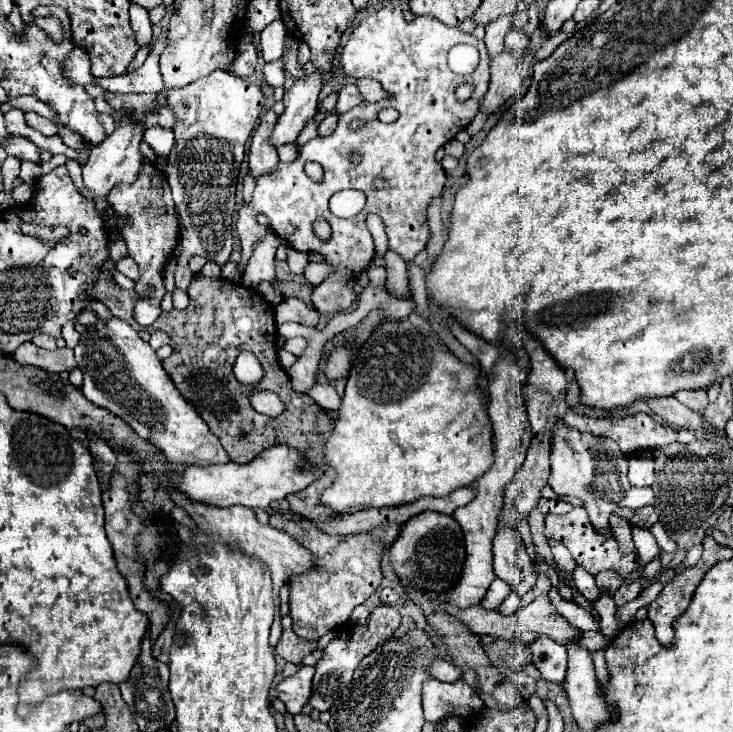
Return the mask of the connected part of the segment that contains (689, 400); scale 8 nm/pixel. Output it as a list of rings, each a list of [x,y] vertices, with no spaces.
[[[694,389],[694,391],[680,391],[676,393],[676,399],[690,407],[692,411],[702,411],[708,405],[708,395],[704,389]]]

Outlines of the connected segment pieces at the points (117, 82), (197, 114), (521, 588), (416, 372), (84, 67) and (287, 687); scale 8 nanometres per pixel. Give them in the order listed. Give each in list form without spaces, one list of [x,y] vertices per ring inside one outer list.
[[[164,35],[154,43],[152,51],[148,53],[148,59],[142,67],[112,77],[112,79],[100,79],[98,85],[106,87],[112,93],[156,93],[162,89],[162,79],[158,73],[158,55],[164,47]]]
[[[212,71],[186,87],[168,91],[168,107],[176,117],[176,143],[164,175],[172,187],[180,223],[182,251],[176,265],[176,287],[180,289],[186,289],[192,279],[192,271],[188,269],[192,255],[216,255],[220,267],[230,261],[236,177],[244,159],[244,145],[262,105],[264,95],[260,87],[228,71]]]
[[[510,525],[498,527],[492,541],[492,551],[494,573],[502,581],[506,581],[512,587],[512,591],[516,591],[520,597],[526,591],[530,591],[536,581],[536,573],[532,571],[532,561],[526,553],[520,531]]]
[[[408,319],[406,321],[386,321],[386,323],[382,323],[370,335],[370,339],[360,347],[360,351],[354,359],[350,377],[348,377],[348,383],[346,383],[346,391],[344,391],[344,397],[342,397],[342,405],[336,411],[338,417],[334,421],[334,429],[322,445],[322,455],[326,457],[326,463],[336,471],[334,485],[328,487],[322,493],[322,505],[330,507],[334,513],[350,513],[350,511],[368,509],[368,507],[398,507],[398,505],[412,503],[420,497],[446,497],[454,489],[468,487],[472,481],[476,481],[492,465],[492,425],[490,425],[488,413],[482,405],[484,395],[478,389],[476,377],[478,377],[476,367],[460,363],[458,357],[454,357],[450,351],[446,351],[434,337],[422,335],[414,325],[410,325]]]
[[[76,47],[76,49],[70,53],[70,57],[68,57],[68,61],[66,61],[64,77],[68,77],[68,79],[74,81],[74,83],[80,83],[80,85],[96,83],[98,77],[92,77],[92,63],[90,63],[88,53],[84,53],[84,49]]]
[[[300,665],[300,669],[292,677],[282,679],[274,687],[276,689],[276,697],[286,705],[288,713],[296,715],[308,703],[310,689],[312,689],[312,675],[314,675],[314,667]]]

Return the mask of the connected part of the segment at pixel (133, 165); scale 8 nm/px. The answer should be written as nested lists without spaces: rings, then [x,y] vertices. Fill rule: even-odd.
[[[104,97],[94,99],[96,109],[100,113],[112,115],[116,119],[116,129],[112,135],[108,135],[98,147],[90,149],[90,157],[88,161],[82,165],[82,181],[84,181],[84,193],[80,193],[84,199],[88,201],[96,201],[96,199],[104,199],[110,189],[118,183],[132,183],[138,177],[138,169],[140,169],[140,161],[142,161],[142,153],[140,153],[140,141],[142,141],[142,133],[144,127],[140,127],[140,121],[132,121],[126,113],[116,113],[116,109],[112,109],[108,105],[108,101],[104,101]]]

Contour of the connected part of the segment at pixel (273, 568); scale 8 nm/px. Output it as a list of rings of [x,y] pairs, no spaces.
[[[168,483],[168,489],[172,491],[174,503],[180,505],[180,507],[184,507],[188,511],[188,515],[200,525],[202,531],[206,531],[206,533],[210,533],[214,537],[220,537],[222,541],[228,541],[230,545],[240,545],[240,549],[244,553],[250,553],[250,555],[262,559],[268,565],[268,569],[272,573],[272,581],[274,581],[274,603],[276,603],[276,613],[271,626],[269,643],[273,648],[276,647],[282,634],[282,617],[279,612],[279,591],[282,587],[282,577],[294,575],[294,573],[306,573],[306,571],[314,569],[316,567],[316,557],[312,557],[312,553],[308,549],[304,549],[296,539],[292,539],[286,531],[280,531],[280,529],[276,529],[272,525],[262,525],[256,519],[254,511],[248,509],[248,507],[242,507],[242,505],[232,505],[232,507],[226,507],[226,509],[222,509],[222,507],[210,507],[210,505],[202,505],[202,503],[190,501],[182,493],[178,493],[172,487],[172,483]]]

